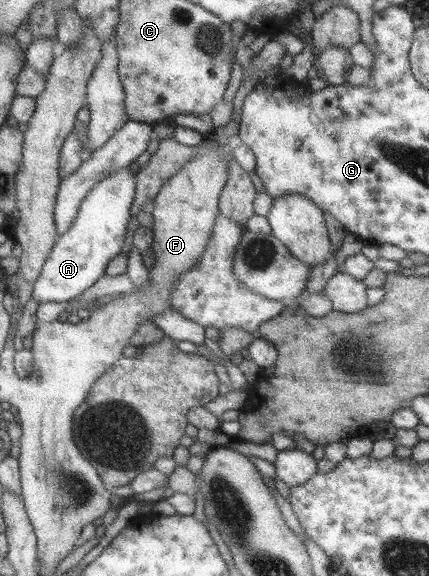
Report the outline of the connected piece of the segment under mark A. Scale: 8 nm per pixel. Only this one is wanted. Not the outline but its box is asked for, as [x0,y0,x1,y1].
[31,166,135,304]

